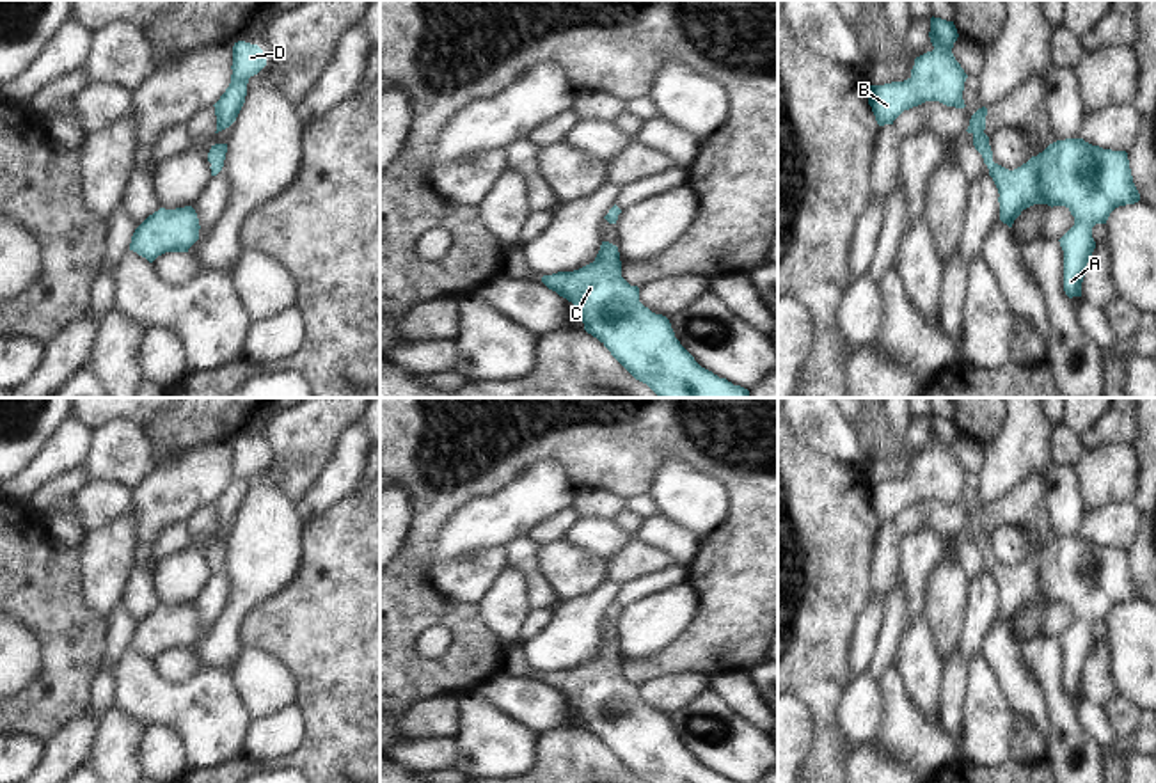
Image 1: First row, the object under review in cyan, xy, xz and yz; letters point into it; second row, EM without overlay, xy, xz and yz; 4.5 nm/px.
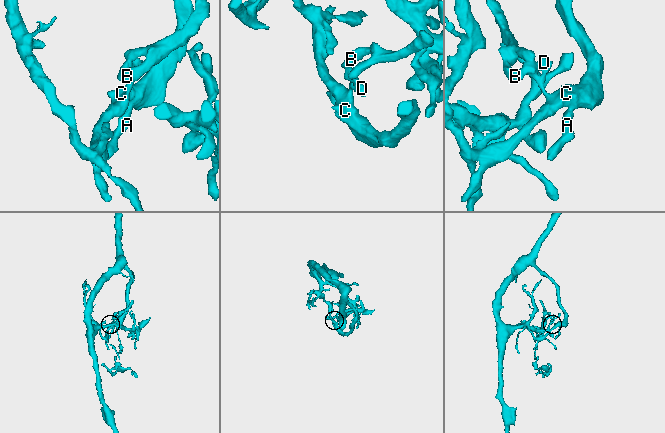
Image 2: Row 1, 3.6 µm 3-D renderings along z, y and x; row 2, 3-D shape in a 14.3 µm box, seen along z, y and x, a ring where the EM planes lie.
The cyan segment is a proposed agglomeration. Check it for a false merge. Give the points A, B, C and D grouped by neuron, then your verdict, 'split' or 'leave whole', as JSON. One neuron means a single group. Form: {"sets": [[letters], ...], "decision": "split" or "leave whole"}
{"sets": [["A", "B", "C", "D"]], "decision": "leave whole"}

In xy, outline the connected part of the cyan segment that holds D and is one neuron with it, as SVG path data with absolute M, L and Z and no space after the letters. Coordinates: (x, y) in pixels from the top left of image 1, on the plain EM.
M245 439L234 440L231 481L220 494L220 497L213 502L217 513L215 531L229 526L236 518L245 501L249 476L257 472L265 463L266 455L257 442L250 442Z

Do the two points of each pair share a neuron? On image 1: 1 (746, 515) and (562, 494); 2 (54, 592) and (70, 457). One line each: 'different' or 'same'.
1: different
2: different

